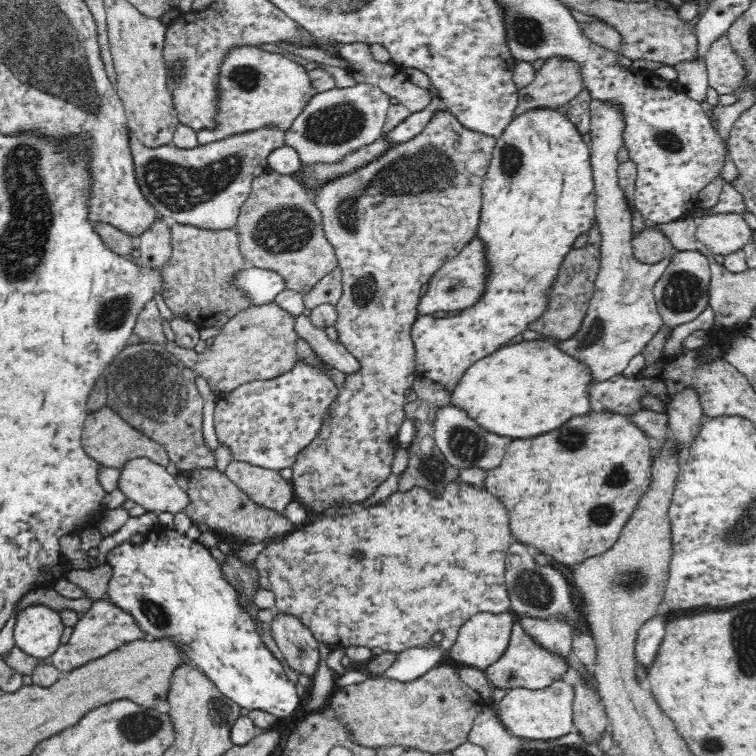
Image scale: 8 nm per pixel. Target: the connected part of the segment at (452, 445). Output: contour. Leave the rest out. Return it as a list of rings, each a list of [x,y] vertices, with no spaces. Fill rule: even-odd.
[[[452,402],[436,408],[432,437],[446,462],[457,469],[479,468],[488,471],[496,468],[500,466],[500,460],[508,444],[508,436],[496,436],[494,432],[480,428],[480,424],[466,412],[466,409]]]

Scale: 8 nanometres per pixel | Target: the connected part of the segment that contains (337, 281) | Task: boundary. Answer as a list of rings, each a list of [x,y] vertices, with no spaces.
[[[336,268],[328,276],[324,276],[312,290],[303,294],[305,308],[314,311],[322,304],[336,306],[342,296],[342,271]]]

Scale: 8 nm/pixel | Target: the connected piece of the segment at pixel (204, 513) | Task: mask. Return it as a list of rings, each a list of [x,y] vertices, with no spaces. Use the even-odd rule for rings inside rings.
[[[215,467],[180,473],[176,481],[190,498],[190,504],[184,510],[188,518],[196,523],[207,524],[213,531],[224,531],[234,537],[255,542],[266,538],[279,539],[297,528],[284,513],[264,507],[250,499],[250,496]]]

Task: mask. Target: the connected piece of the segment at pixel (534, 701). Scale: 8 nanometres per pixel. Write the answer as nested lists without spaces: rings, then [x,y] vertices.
[[[565,679],[536,691],[526,688],[507,690],[503,700],[493,704],[493,708],[498,719],[514,737],[524,741],[552,741],[576,730],[573,719],[574,696],[570,679]]]

